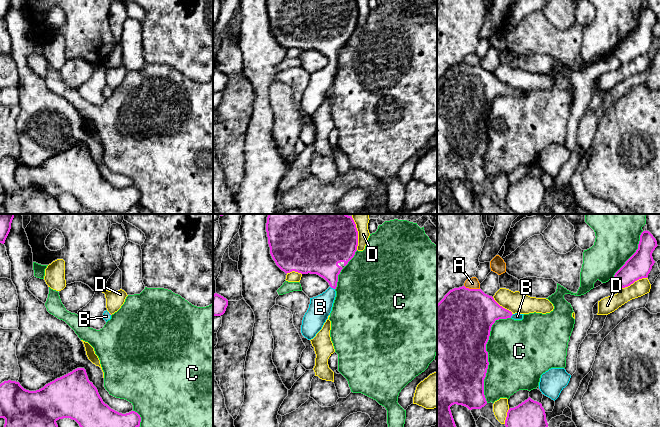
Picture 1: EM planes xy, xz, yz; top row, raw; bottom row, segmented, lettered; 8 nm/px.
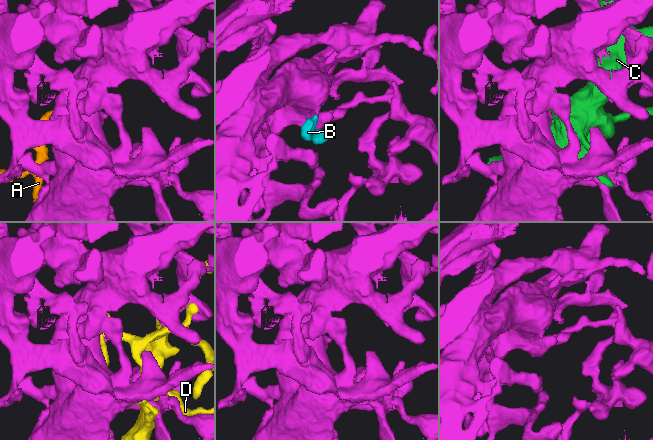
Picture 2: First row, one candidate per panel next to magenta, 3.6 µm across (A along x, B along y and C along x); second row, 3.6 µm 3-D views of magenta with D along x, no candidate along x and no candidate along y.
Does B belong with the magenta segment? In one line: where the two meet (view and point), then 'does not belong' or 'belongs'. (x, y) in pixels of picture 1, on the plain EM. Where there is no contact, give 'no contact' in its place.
contact xz (332, 63); belongs

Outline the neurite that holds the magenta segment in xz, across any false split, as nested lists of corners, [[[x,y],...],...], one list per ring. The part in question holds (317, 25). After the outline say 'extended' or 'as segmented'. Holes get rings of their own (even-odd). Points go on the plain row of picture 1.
[[[266,0],[266,8],[270,23],[270,30],[276,41],[282,47],[286,50],[292,47],[301,50],[317,50],[324,54],[330,61],[330,63],[322,70],[310,74],[309,84],[303,93],[301,109],[305,114],[311,116],[322,105],[332,87],[336,73],[335,65],[337,63],[338,51],[354,33],[355,28],[357,27],[358,7],[356,0]]]; extended

